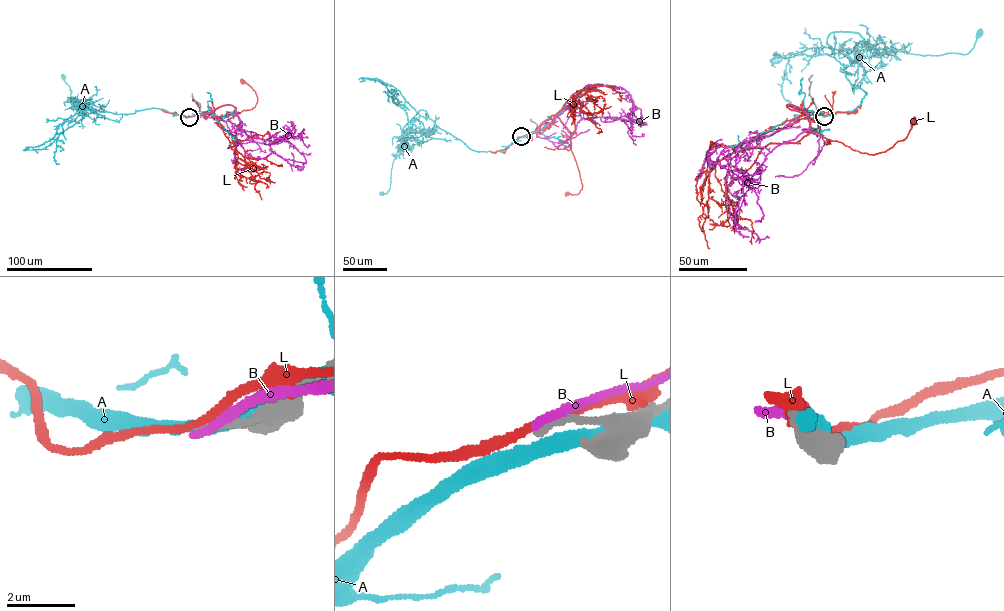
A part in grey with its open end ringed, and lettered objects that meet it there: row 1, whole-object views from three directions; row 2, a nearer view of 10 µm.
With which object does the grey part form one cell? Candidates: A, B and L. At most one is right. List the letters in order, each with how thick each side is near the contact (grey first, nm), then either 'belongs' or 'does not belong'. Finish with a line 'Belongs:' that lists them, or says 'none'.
A: calibres 240 and 360 nm; does not belong
B: calibres 280 and 320 nm; does not belong
L: calibres 280 and 240 nm; does not belong
Belongs: none

